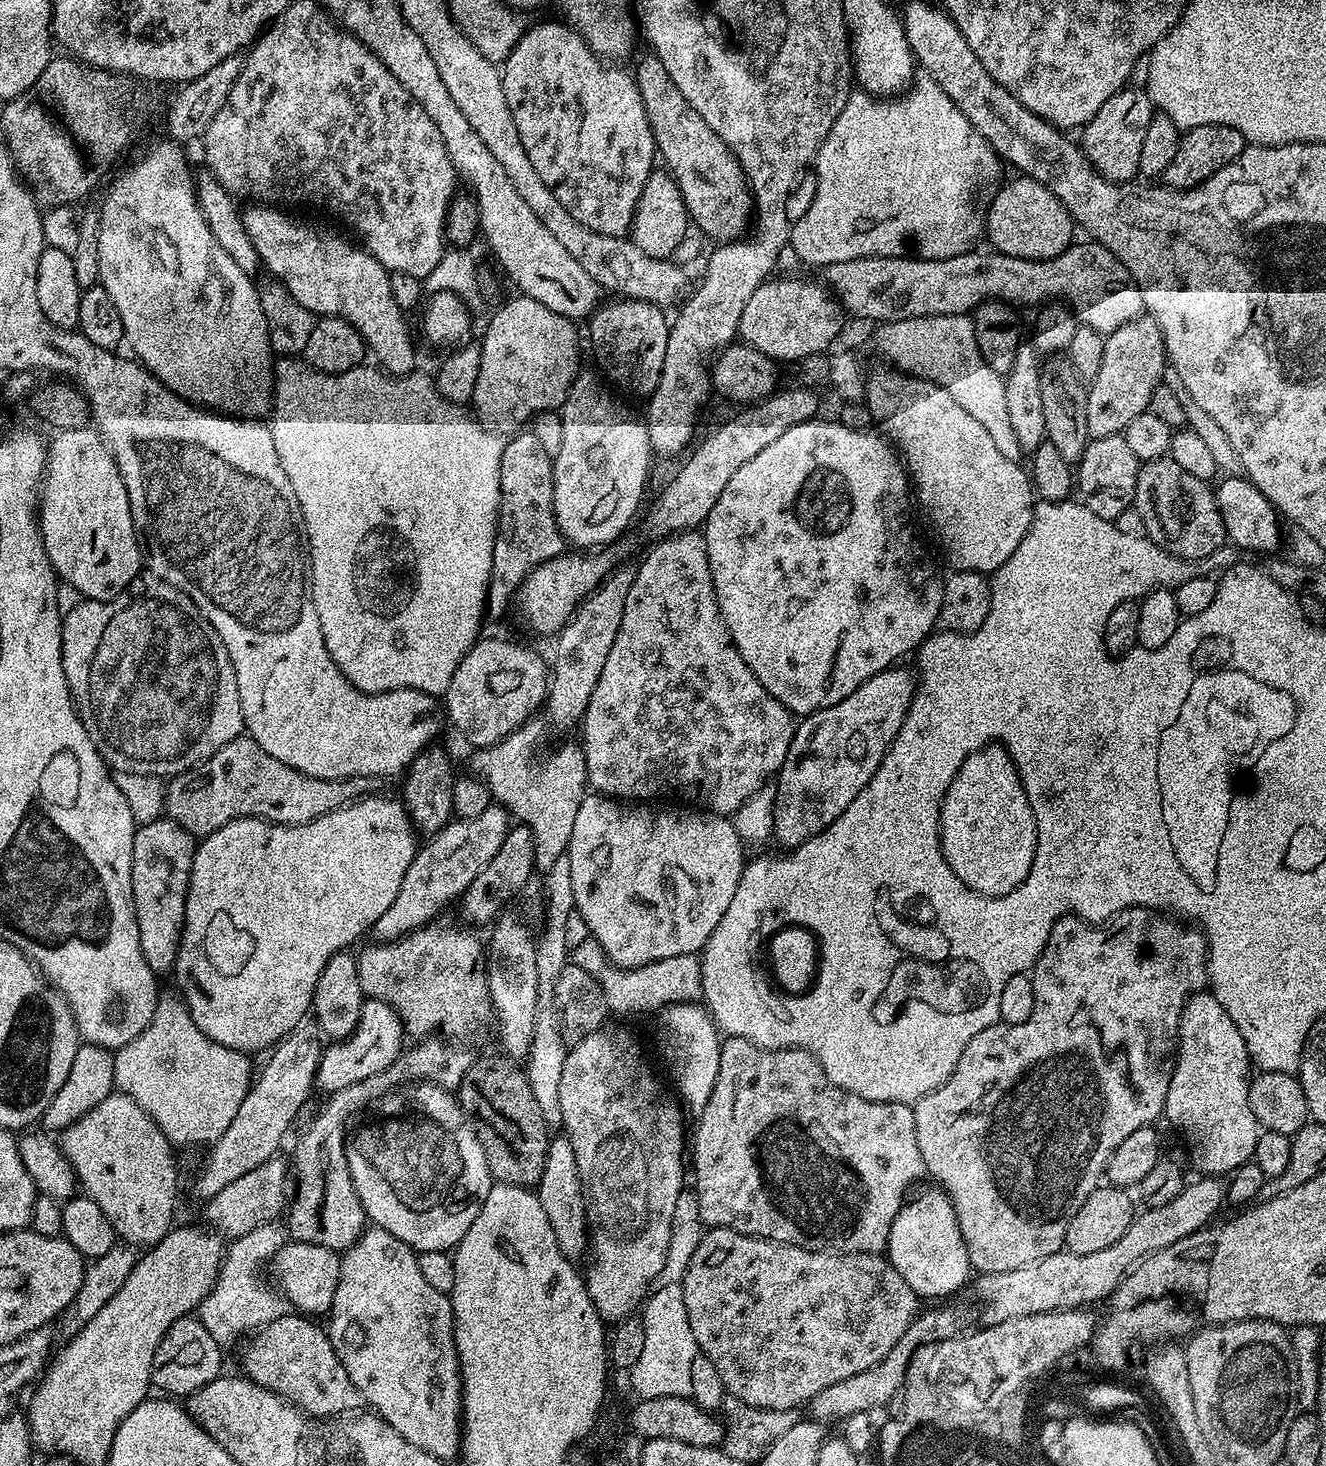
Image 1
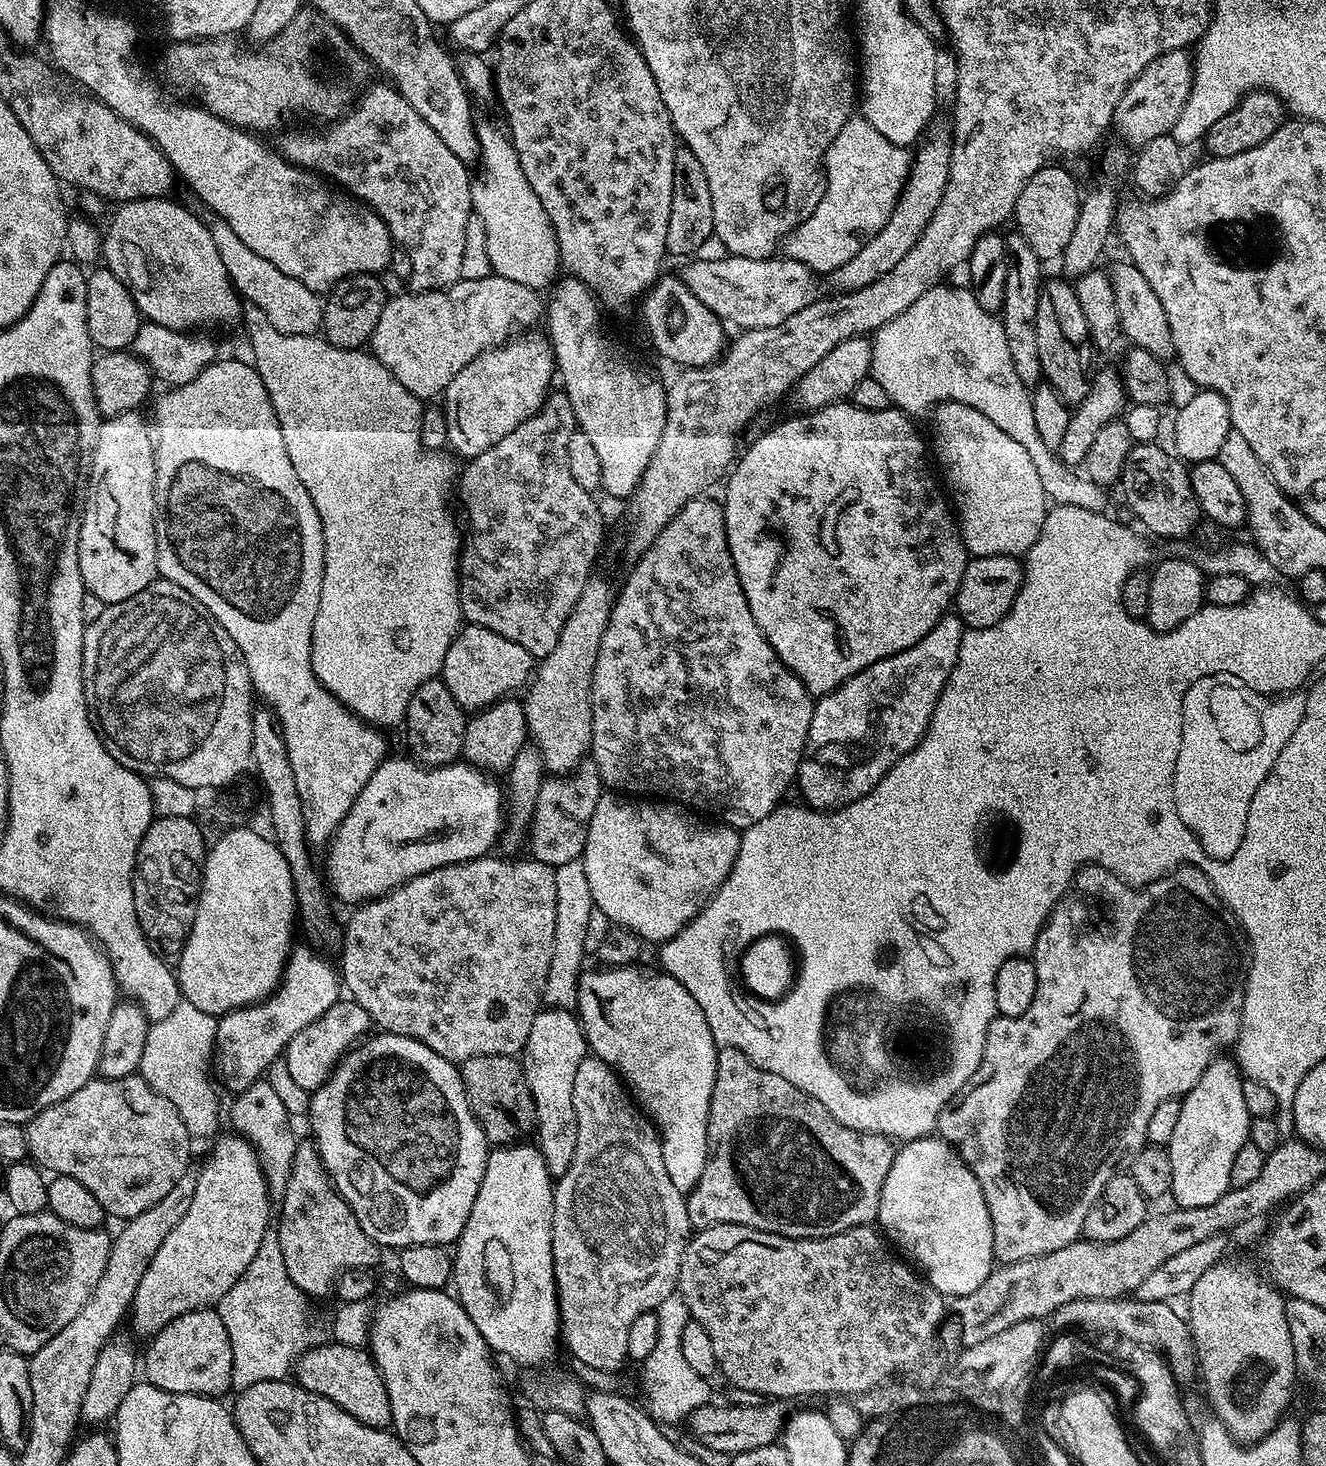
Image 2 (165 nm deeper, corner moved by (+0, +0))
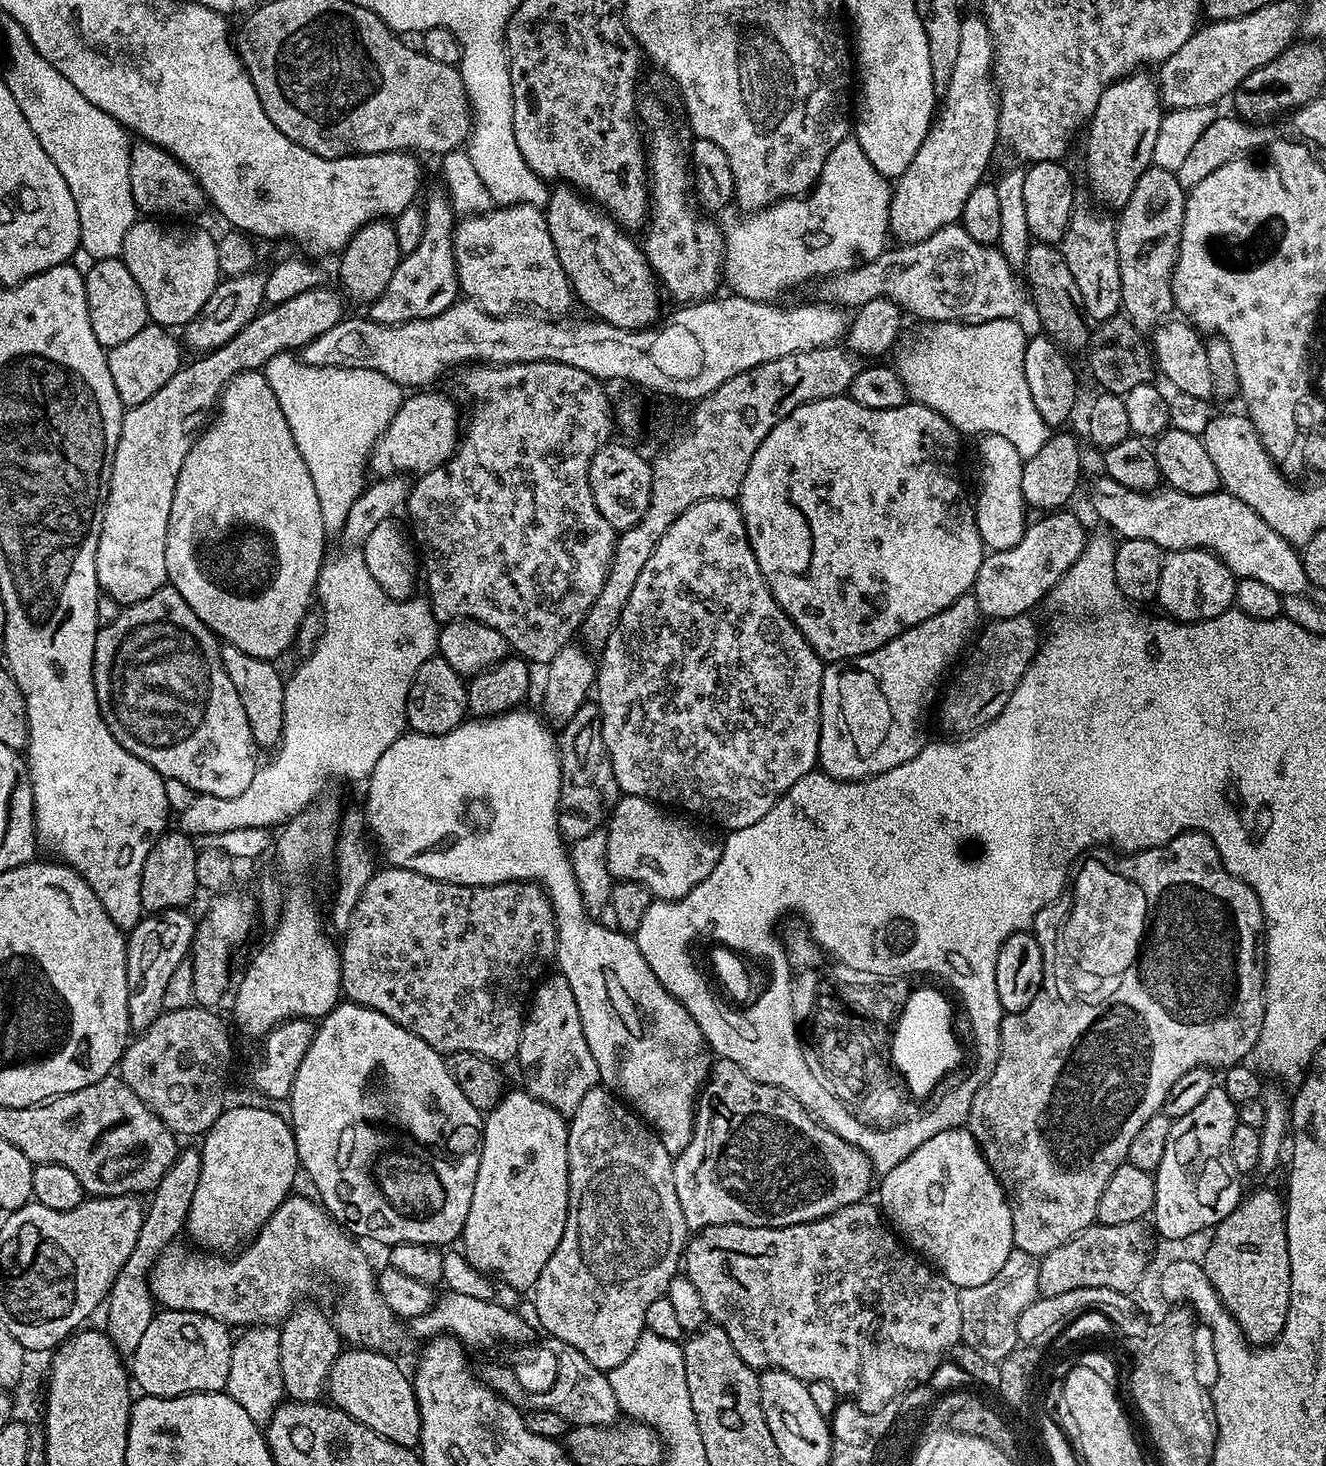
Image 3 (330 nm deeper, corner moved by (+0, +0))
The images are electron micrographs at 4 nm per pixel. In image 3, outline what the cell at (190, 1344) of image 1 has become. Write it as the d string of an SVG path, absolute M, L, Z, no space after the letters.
M160 1310L153 1315L150 1327L142 1334L138 1350L130 1358L130 1376L145 1396L188 1396L192 1392L223 1392L230 1378L230 1354L234 1336L229 1325L206 1314L182 1310Z

